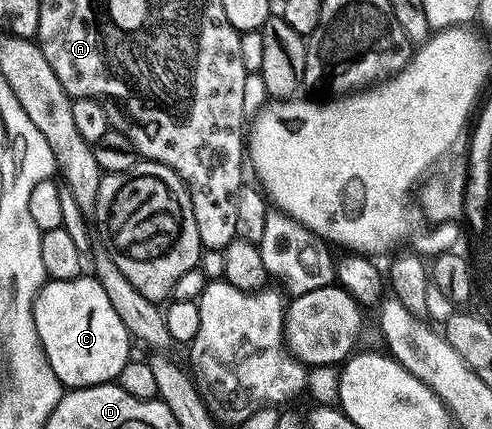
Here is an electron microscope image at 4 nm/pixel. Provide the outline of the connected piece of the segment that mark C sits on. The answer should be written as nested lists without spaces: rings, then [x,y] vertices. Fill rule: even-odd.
[[[93,277],[53,279],[45,282],[32,300],[32,326],[38,329],[38,337],[50,361],[50,369],[54,369],[58,381],[64,384],[65,388],[93,387],[99,383],[119,380],[122,369],[128,364],[128,331],[118,319],[118,314],[114,313],[105,290]]]

